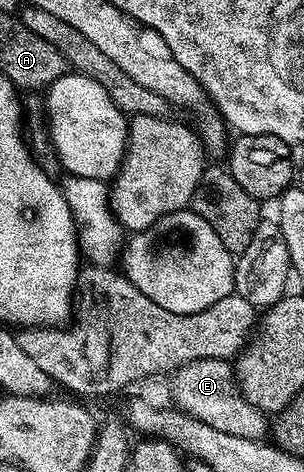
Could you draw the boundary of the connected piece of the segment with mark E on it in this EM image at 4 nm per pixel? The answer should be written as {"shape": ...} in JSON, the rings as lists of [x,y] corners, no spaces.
{"shape":[[[199,359],[176,370],[168,378],[172,404],[181,412],[215,427],[215,431],[224,431],[227,435],[239,435],[239,439],[260,441],[270,432],[271,421],[260,413],[241,393],[237,385],[235,369],[229,361],[219,359]]]}

